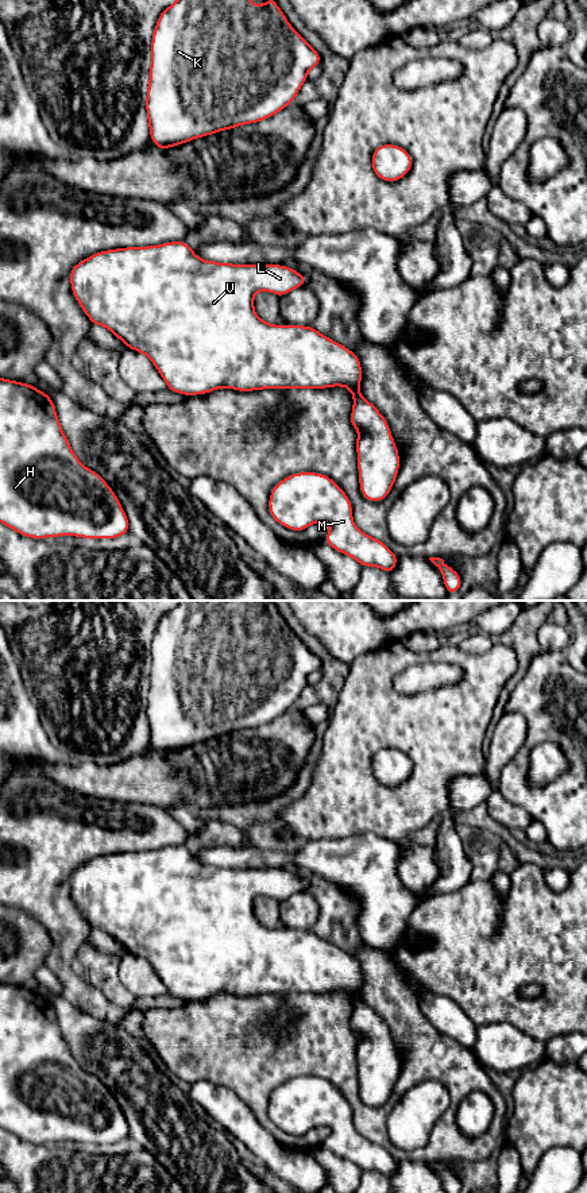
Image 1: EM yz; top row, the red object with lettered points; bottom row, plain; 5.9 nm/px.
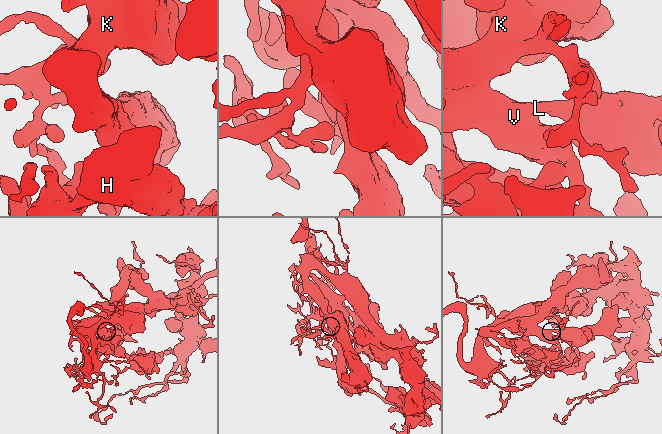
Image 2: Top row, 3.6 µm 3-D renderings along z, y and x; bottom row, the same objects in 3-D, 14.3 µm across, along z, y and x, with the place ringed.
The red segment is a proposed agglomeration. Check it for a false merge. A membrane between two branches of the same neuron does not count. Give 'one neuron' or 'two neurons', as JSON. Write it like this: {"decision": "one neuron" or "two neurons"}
{"decision": "one neuron"}

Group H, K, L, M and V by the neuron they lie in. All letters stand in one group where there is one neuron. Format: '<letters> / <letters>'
H K L M V

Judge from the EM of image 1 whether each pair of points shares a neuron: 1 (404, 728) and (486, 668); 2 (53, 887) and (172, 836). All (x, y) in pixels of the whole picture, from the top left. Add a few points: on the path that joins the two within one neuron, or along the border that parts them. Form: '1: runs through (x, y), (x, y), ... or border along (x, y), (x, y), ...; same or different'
1: runs through (425, 728), (433, 728), (471, 690); same
2: runs through (74, 854), (93, 836), (139, 836); same

